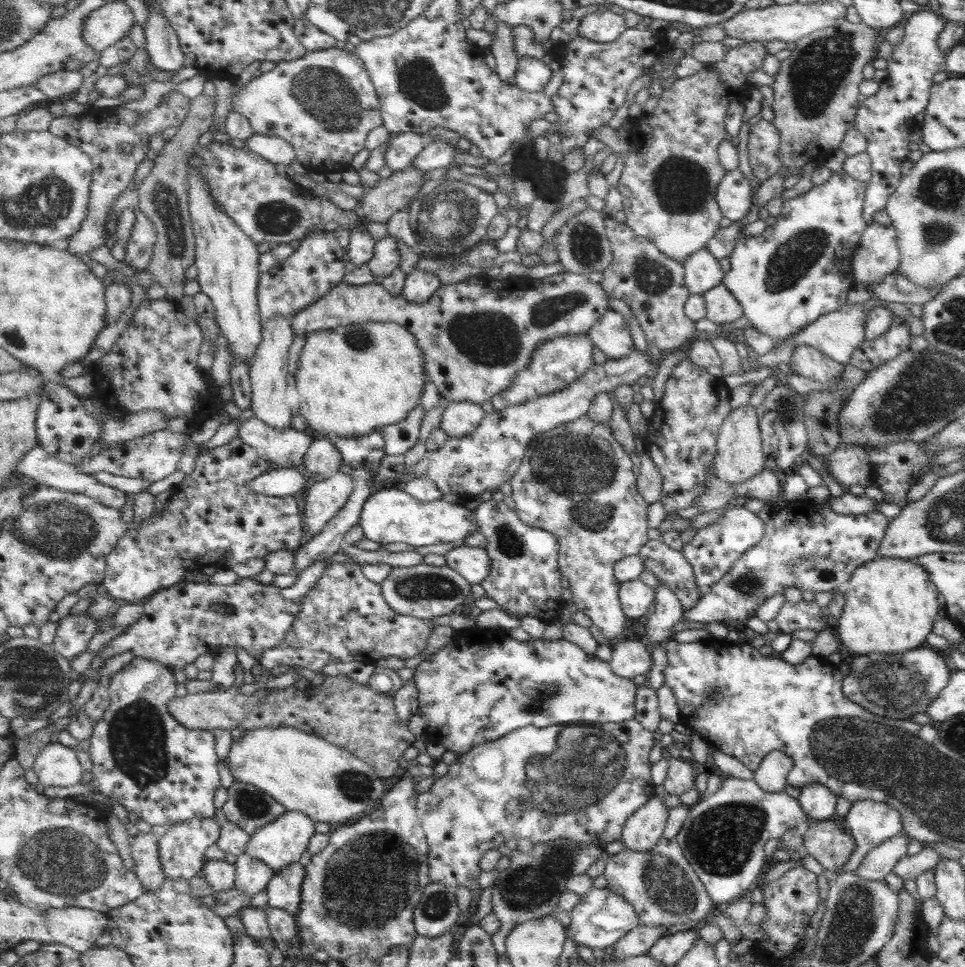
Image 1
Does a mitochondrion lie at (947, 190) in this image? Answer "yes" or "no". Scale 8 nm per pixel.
yes

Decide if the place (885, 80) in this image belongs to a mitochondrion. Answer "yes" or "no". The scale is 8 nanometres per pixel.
no

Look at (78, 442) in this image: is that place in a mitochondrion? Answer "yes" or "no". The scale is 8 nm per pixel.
no

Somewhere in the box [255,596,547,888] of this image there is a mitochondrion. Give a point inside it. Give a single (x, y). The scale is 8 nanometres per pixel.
(356, 786)

